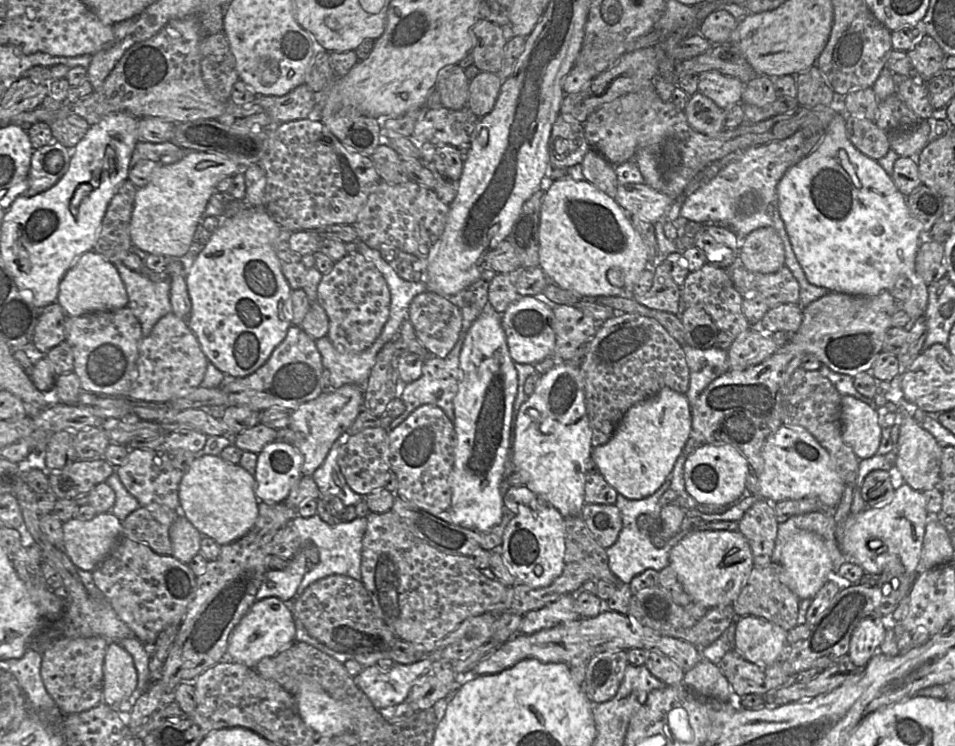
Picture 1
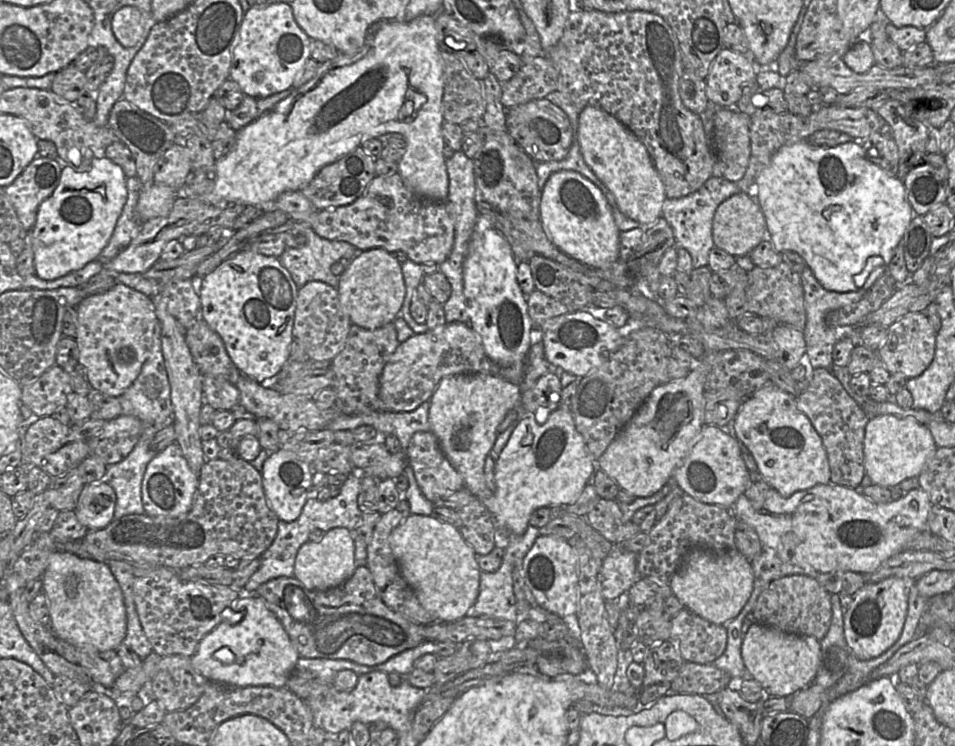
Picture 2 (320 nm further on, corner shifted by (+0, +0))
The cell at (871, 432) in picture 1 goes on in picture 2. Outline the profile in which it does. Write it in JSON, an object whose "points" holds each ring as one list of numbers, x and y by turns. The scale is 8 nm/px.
{"points":[[881,415,871,418,864,438,865,473,873,484,886,488,897,486,905,479,918,477,937,448,928,427,914,417]]}

